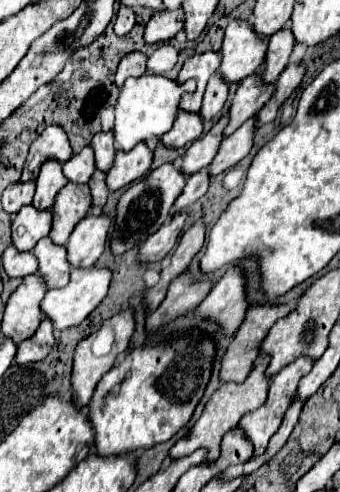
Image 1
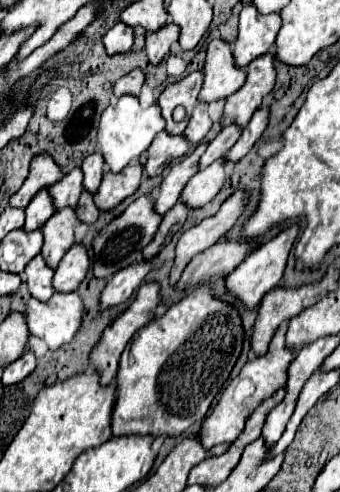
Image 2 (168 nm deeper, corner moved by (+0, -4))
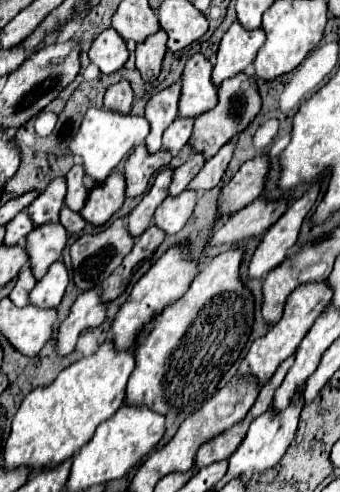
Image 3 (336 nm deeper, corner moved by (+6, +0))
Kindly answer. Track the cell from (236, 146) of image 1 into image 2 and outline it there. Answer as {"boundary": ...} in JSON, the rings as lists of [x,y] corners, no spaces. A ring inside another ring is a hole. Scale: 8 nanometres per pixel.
{"boundary":[[[220,158],[220,162],[212,162],[212,166],[194,174],[194,178],[182,190],[180,202],[184,202],[190,210],[202,208],[218,194],[218,190],[224,184],[224,178],[226,178],[226,166],[224,158]]]}

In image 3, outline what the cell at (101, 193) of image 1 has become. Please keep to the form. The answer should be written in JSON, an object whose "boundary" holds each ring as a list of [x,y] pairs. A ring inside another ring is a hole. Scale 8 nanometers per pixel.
{"boundary":[[[66,206],[60,210],[60,222],[62,222],[62,226],[66,226],[66,230],[68,230],[70,234],[80,232],[80,230],[86,226],[86,220],[80,218],[78,212],[74,212],[74,210],[66,210]]]}

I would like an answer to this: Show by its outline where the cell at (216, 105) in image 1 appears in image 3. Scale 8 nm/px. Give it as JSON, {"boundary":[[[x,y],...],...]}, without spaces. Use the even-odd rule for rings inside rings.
{"boundary":[[[178,118],[172,122],[162,138],[162,148],[178,152],[190,140],[190,126],[194,126],[194,118]]]}

